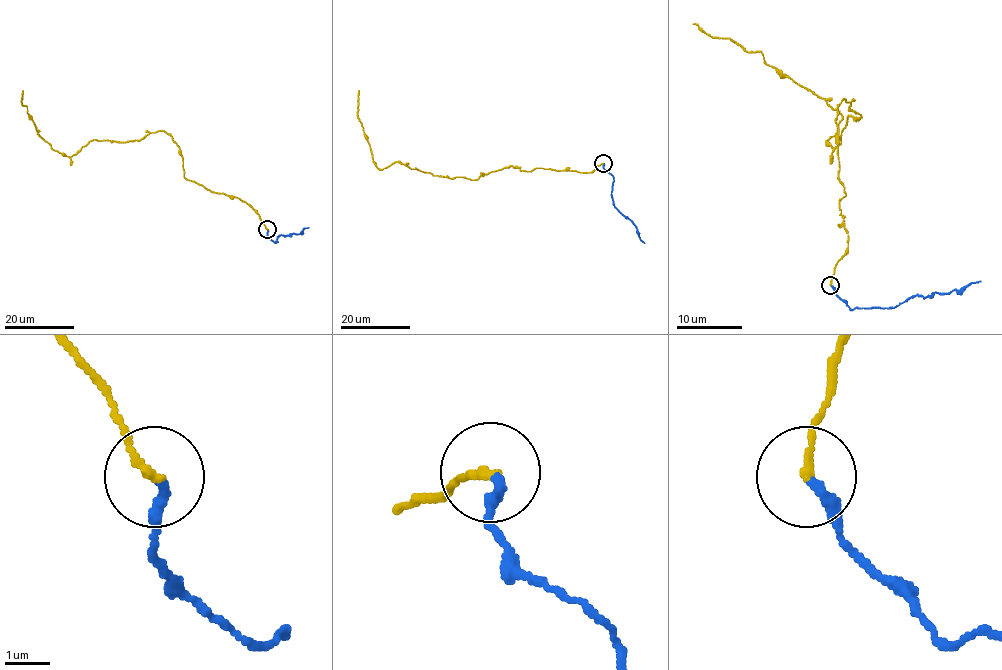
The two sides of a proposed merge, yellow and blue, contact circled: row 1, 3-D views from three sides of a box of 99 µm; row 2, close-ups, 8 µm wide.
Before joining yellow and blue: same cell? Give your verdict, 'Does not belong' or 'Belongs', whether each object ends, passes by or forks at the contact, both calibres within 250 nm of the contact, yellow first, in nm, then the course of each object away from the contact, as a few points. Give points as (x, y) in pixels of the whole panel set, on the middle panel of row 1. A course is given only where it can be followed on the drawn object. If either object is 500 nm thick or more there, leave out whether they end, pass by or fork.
Belongs. At the ring yellow ends. At the ring blue ends. Thickness 180 nm (yellow) against 240 nm. Course of yellow: (603, 163), (583, 172), (506, 167), (474, 180), (434, 176), (394, 162), (379, 170), (357, 112), (358, 90). Course of blue: (603, 163), (604, 170), (613, 177), (611, 197), (616, 208), (636, 226), (644, 243)

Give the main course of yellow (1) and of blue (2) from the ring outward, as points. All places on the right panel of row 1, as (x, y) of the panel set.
1: (831, 284), (847, 237), (842, 99), (862, 117), (834, 148), (842, 117), (824, 99), (693, 23)
2: (831, 284), (850, 309), (855, 309), (895, 307), (914, 296), (962, 291), (980, 281)

